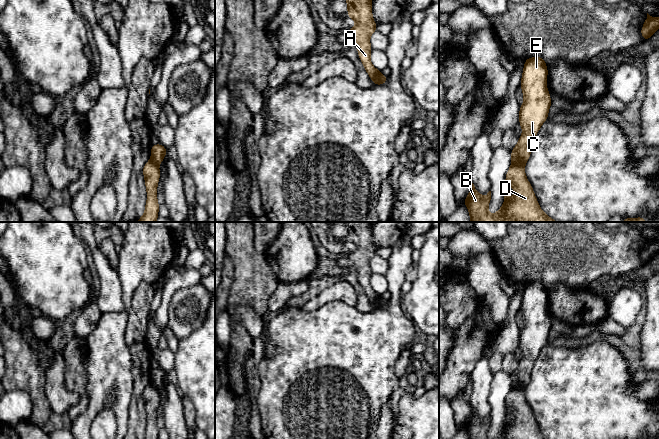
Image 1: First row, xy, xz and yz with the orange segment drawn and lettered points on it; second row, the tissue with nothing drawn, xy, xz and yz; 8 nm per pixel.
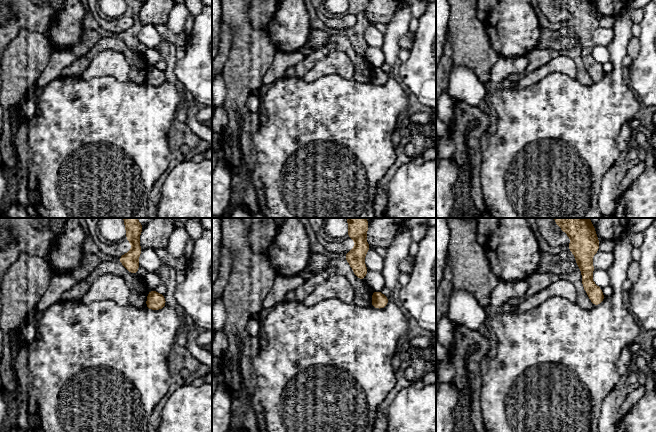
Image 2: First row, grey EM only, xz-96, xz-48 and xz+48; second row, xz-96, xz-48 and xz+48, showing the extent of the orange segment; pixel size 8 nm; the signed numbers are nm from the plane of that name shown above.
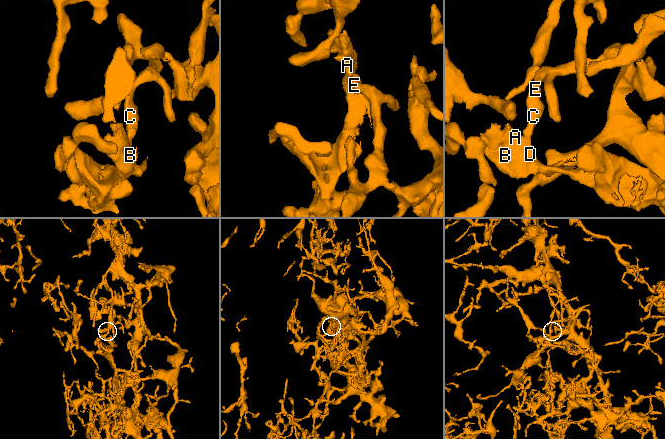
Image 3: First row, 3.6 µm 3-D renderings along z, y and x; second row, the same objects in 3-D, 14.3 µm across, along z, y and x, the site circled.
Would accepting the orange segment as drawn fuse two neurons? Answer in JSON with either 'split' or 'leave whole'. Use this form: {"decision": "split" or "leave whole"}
{"decision": "split"}

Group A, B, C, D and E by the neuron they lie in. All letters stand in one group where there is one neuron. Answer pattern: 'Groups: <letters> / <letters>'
Groups: A B D / C E

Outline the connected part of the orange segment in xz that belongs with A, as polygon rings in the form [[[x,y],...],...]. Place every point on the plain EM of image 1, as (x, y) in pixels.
[[[344,222],[348,227],[347,240],[356,245],[356,250],[349,253],[347,258],[353,263],[358,273],[360,285],[363,287],[366,296],[369,298],[374,309],[378,308],[380,295],[370,285],[372,271],[370,259],[377,255],[377,249],[372,241],[371,222]]]

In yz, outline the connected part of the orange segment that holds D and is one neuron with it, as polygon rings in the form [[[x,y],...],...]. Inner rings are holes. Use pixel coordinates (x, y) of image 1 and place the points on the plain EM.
[[[512,387],[506,398],[505,407],[504,428],[494,439],[546,439],[526,402],[524,389]],[[511,409],[515,412],[512,424],[508,421],[508,411]]]

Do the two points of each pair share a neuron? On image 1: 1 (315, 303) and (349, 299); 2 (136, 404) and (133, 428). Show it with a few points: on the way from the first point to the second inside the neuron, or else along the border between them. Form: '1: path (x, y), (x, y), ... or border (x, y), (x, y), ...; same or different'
1: path (323, 298), (327, 295), (341, 295); same
2: path (136, 410), (136, 422); same

